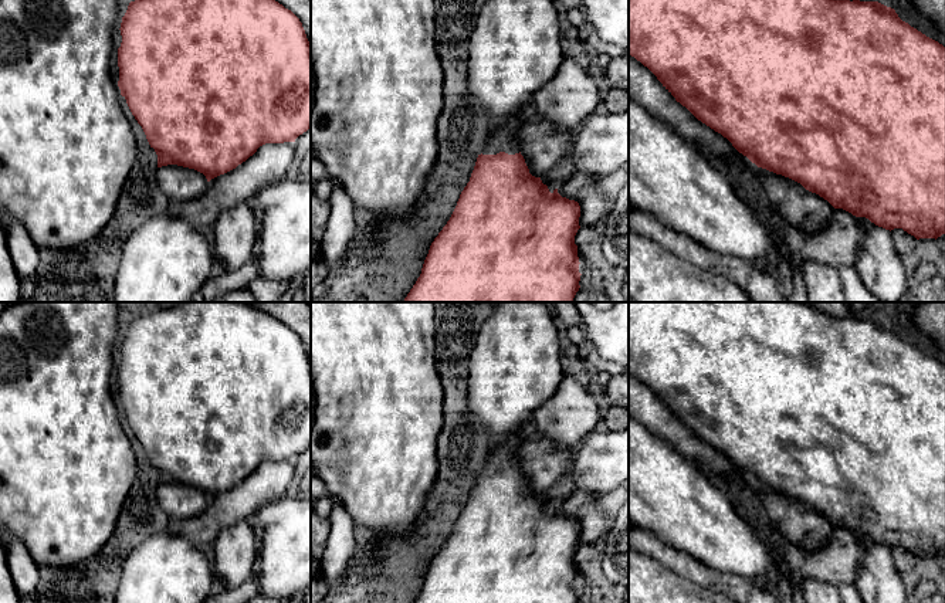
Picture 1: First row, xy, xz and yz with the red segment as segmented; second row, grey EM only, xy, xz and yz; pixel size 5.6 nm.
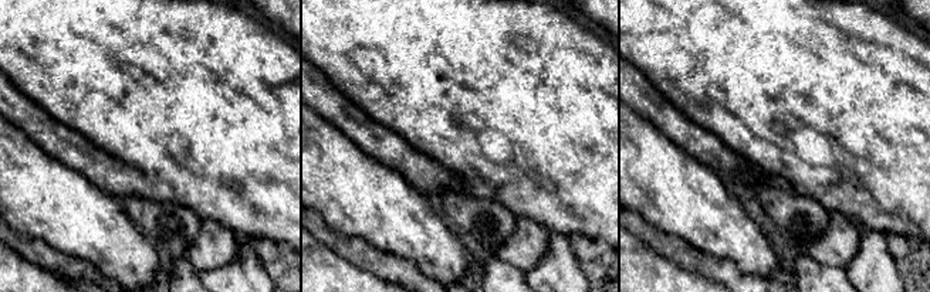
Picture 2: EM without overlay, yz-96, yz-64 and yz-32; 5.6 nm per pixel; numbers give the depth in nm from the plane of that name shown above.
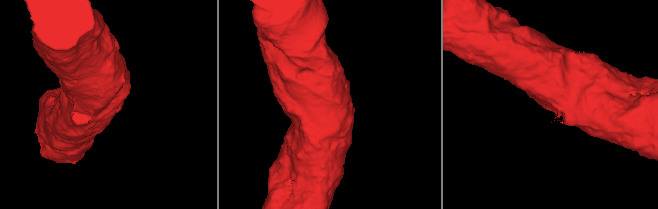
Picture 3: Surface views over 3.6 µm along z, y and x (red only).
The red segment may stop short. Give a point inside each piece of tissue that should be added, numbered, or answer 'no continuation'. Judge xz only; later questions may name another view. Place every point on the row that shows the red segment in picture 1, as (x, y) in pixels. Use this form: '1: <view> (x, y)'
1: xz (498, 139)

